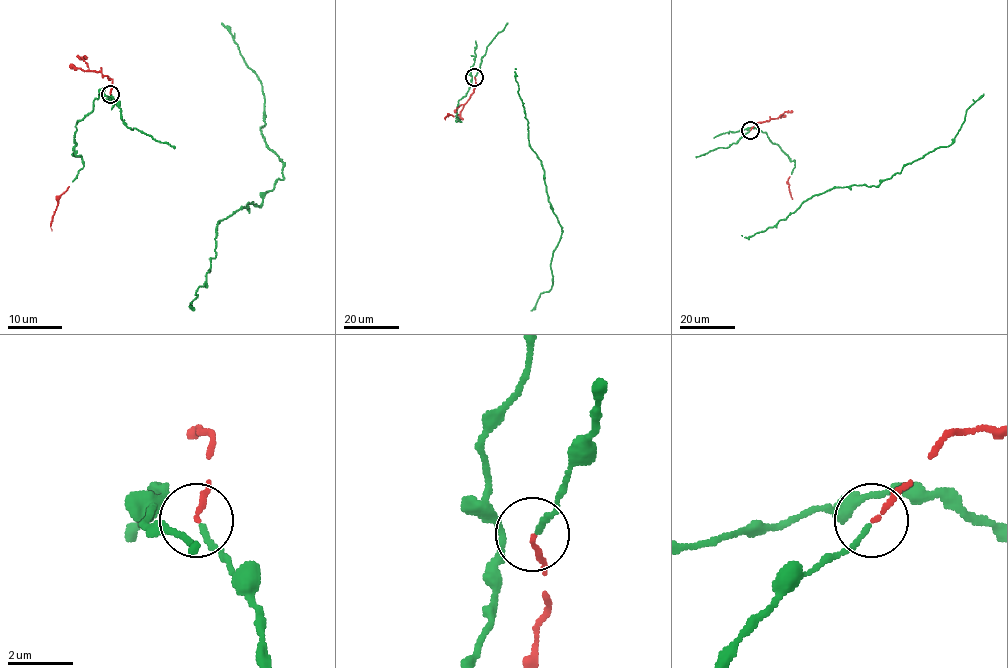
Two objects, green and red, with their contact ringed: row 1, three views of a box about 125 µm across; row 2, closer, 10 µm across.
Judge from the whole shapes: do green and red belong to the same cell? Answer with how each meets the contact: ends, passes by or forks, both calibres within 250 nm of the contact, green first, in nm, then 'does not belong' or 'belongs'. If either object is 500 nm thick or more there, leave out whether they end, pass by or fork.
green passes by | red ends | 100/130 nm | belongs

